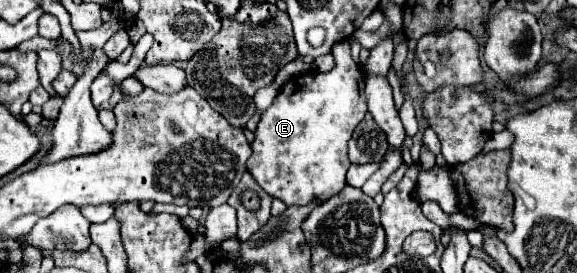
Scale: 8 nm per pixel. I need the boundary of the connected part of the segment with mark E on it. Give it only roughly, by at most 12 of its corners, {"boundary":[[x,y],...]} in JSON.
{"boundary":[[348,41],[262,115],[248,171],[308,205],[340,193],[366,115]]}

